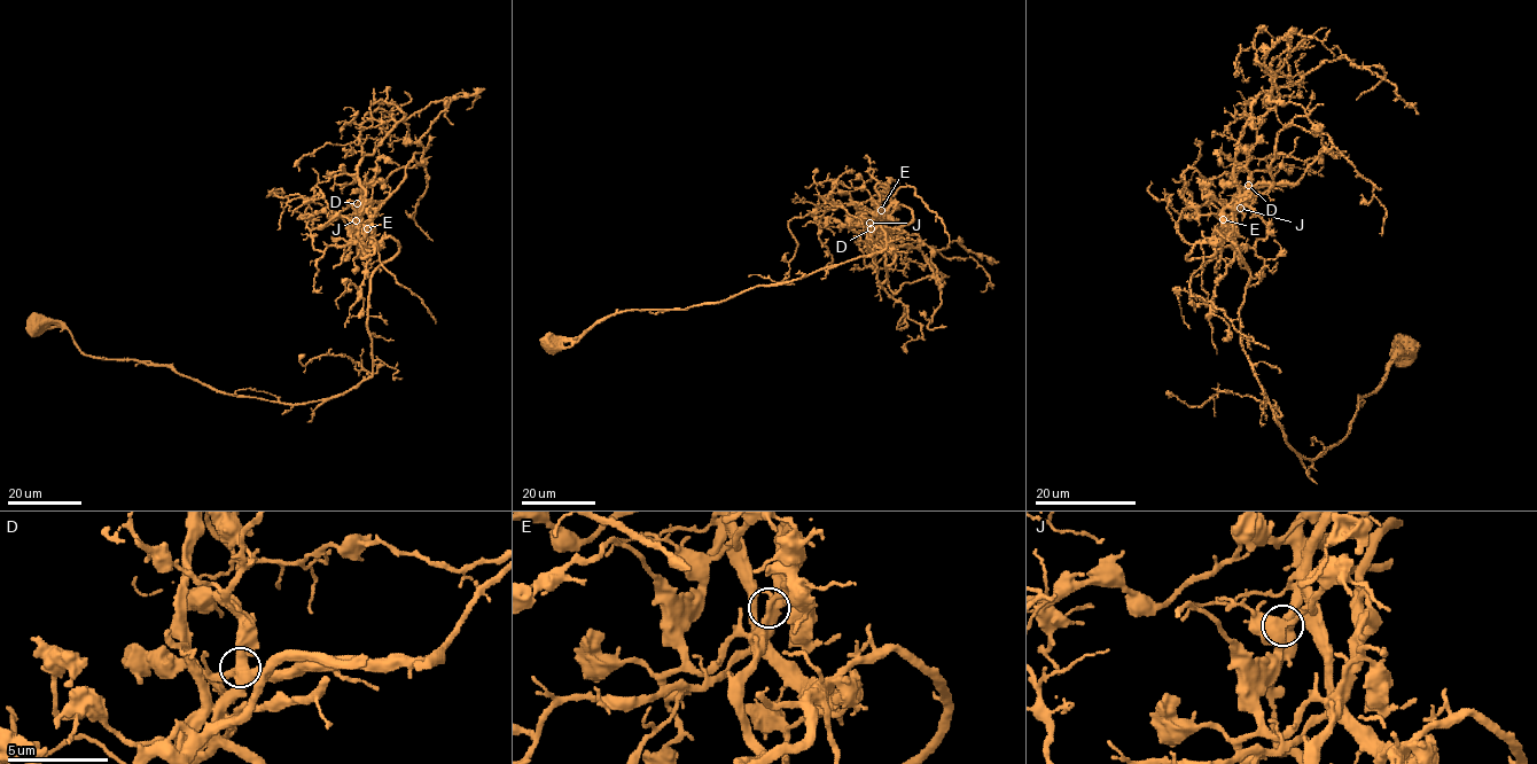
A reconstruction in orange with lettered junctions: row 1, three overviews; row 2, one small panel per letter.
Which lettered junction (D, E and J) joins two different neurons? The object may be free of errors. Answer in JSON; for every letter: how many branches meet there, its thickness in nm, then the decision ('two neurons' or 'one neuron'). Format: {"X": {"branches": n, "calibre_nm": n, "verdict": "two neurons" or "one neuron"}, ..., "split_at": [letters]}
{"D": {"branches": 3, "calibre_nm": 420, "verdict": "one neuron"}, "E": {"branches": 3, "calibre_nm": 420, "verdict": "one neuron"}, "J": {"branches": 3, "calibre_nm": 360, "verdict": "one neuron"}, "split_at": []}

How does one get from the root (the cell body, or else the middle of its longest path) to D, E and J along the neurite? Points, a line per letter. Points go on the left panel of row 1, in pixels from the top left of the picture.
D: (36, 320), (87, 355), (225, 394), (342, 394), (372, 374), (372, 278), (399, 247), (366, 234), (357, 203)
E: (36, 320), (87, 355), (322, 400), (372, 374), (372, 278), (399, 246), (366, 228)
J: (36, 320), (87, 355), (322, 400), (372, 375), (372, 278), (399, 247), (356, 220)

